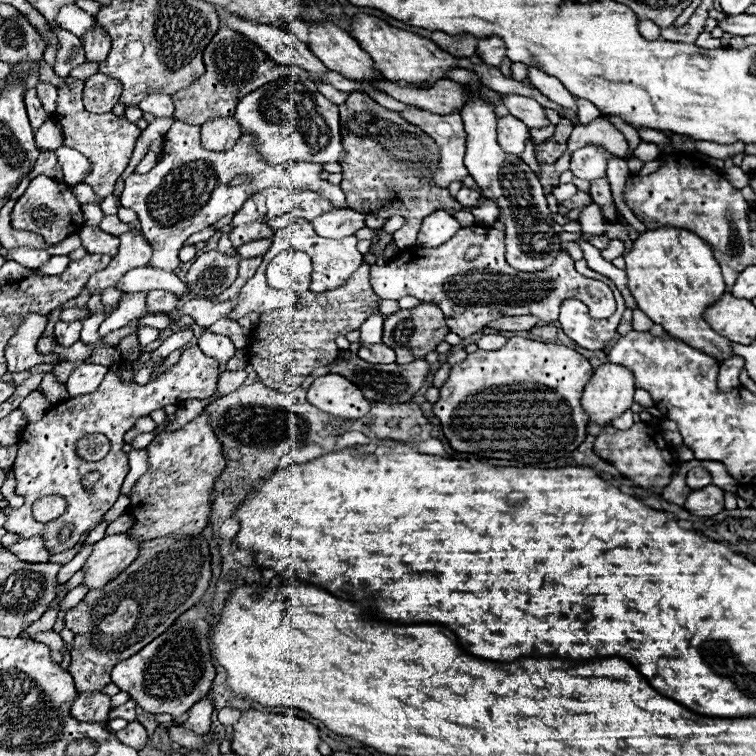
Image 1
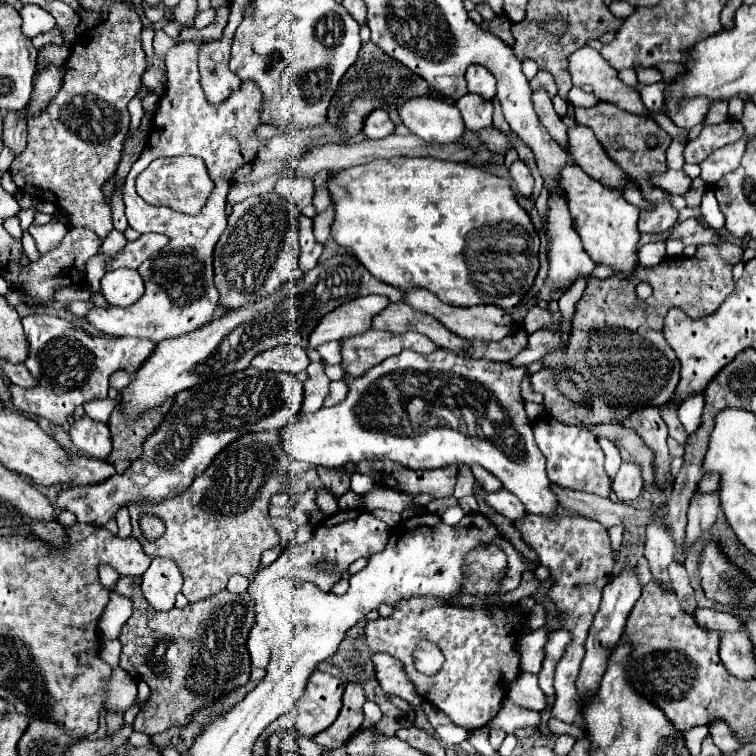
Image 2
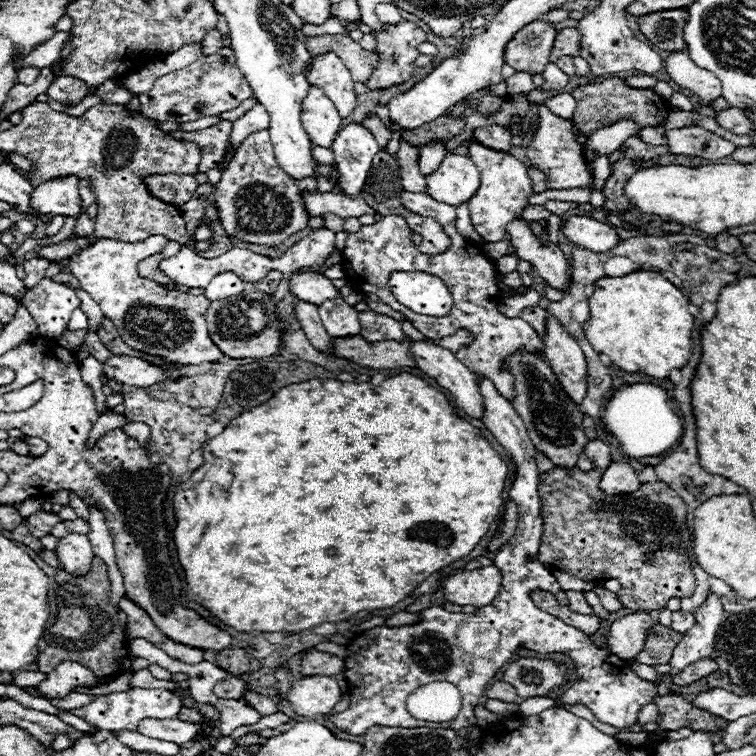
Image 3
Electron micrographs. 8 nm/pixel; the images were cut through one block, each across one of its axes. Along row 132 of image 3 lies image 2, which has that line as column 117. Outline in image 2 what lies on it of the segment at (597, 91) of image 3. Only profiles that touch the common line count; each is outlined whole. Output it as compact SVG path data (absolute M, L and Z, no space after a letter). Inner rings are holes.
M124 576L116 582L120 594L130 596L134 612L122 626L118 640L122 642L120 666L134 678L150 686L152 694L142 710L144 720L134 722L136 732L154 736L172 726L190 724L192 716L218 702L232 690L244 686L250 678L250 654L246 650L248 632L254 624L254 600L248 592L232 594L222 590L200 602L178 610L156 612L140 590L140 578ZM214 614L214 642L208 640L206 626Z

